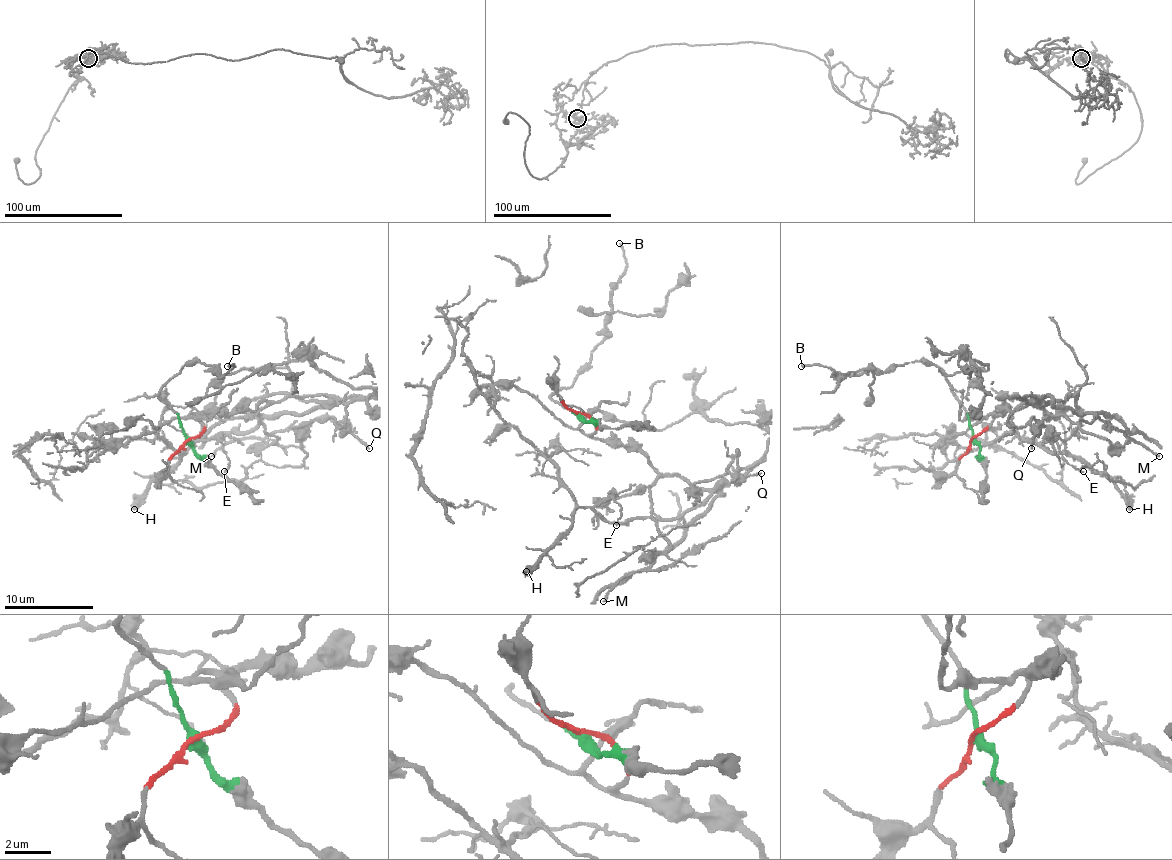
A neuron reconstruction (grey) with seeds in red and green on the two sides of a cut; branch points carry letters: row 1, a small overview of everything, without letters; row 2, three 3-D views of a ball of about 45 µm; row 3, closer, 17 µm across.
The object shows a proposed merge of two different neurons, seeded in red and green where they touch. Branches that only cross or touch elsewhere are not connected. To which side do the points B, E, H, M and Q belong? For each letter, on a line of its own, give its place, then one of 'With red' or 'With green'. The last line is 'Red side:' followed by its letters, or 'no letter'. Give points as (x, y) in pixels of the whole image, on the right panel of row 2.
B: Place: (801, 366). With green
E: Place: (1083, 471). With red
H: Place: (1129, 509). With red
M: Place: (1159, 456). With red
Q: Place: (1031, 448). With red
Red side: E, H, M, Q

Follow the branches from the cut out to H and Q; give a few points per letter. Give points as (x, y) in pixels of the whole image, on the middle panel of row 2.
H: (579, 413), (597, 429), (588, 435), (514, 386), (494, 402), (557, 469), (574, 511), (572, 527), (525, 571)
Q: (579, 413), (594, 438), (632, 444), (661, 473), (706, 489), (726, 484), (737, 451), (733, 473), (761, 473)

